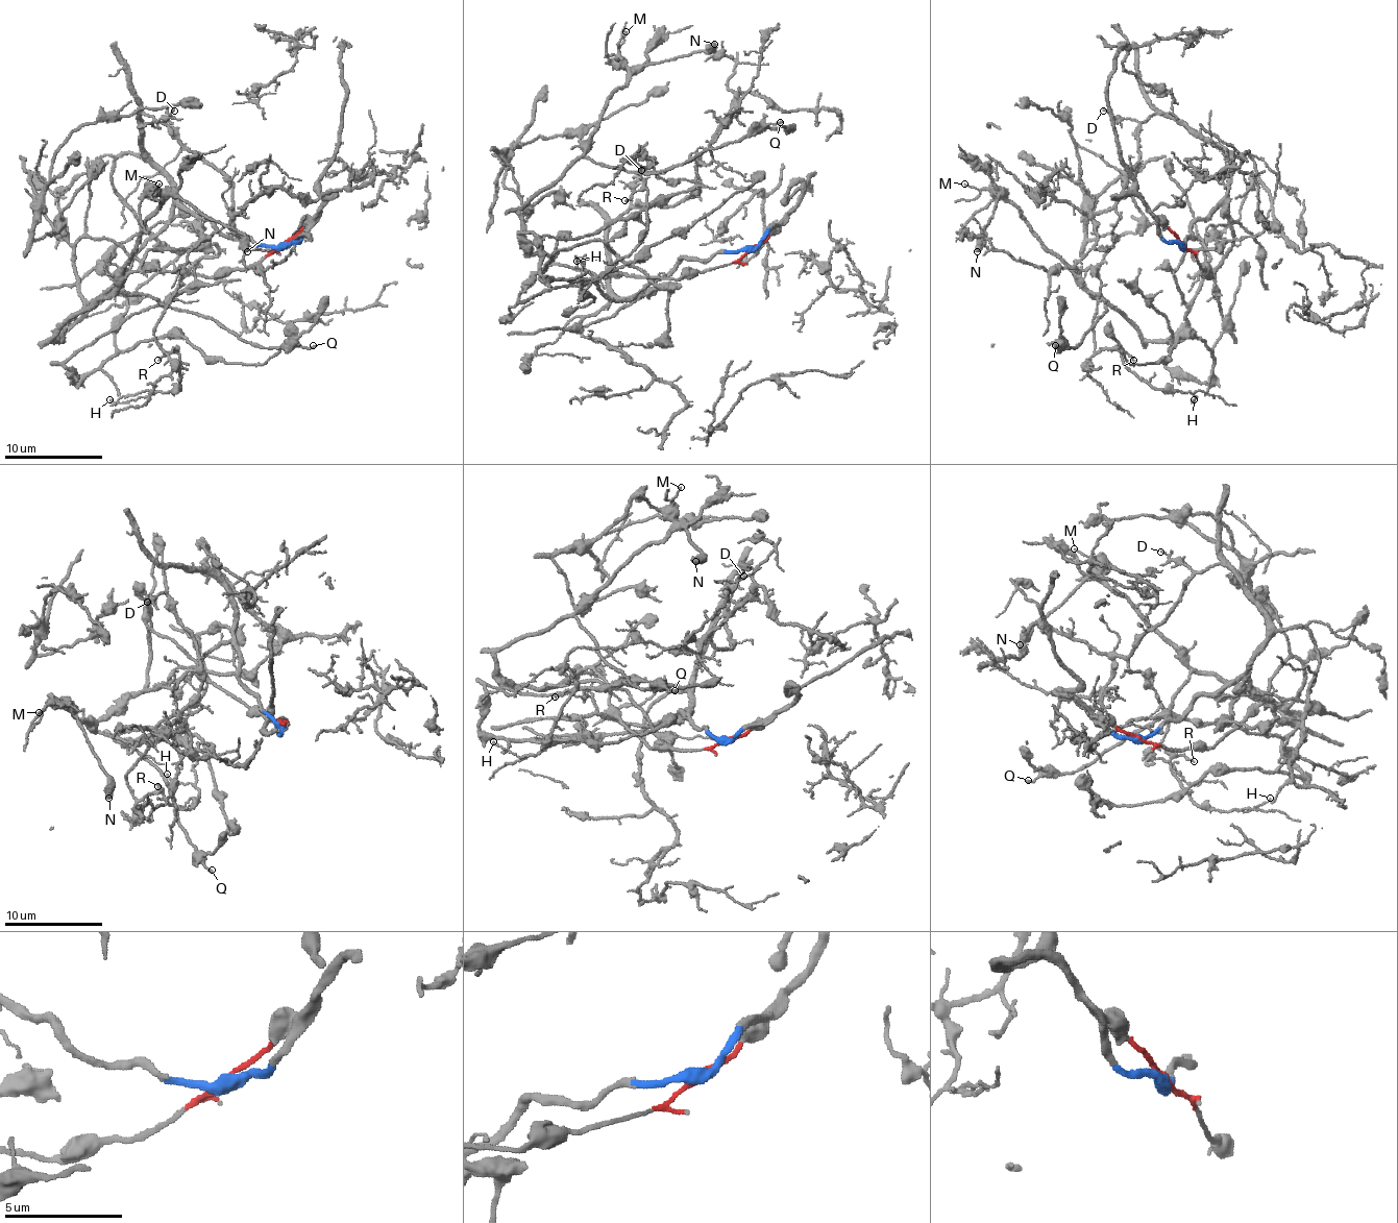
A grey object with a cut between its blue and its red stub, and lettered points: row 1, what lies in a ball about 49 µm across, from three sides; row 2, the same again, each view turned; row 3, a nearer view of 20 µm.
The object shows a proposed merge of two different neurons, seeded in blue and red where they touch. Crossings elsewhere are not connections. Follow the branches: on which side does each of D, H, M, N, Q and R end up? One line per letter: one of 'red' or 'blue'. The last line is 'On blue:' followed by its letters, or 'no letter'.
D: blue
H: blue
M: red
N: red
Q: red
R: blue
On blue: D, H, R

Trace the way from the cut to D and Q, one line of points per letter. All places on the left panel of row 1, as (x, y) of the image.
D: (285, 244), (225, 237), (174, 193), (174, 182), (143, 151), (140, 117), (162, 122), (174, 109)
Q: (285, 244), (214, 276), (145, 269), (83, 237), (83, 303), (54, 340), (138, 293), (260, 347), (314, 345)

